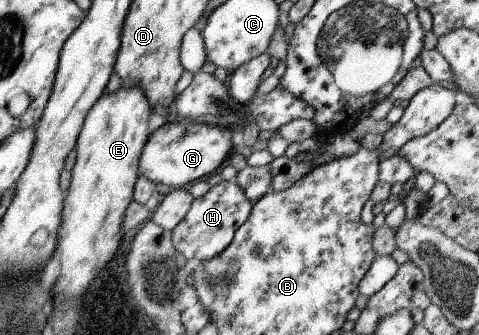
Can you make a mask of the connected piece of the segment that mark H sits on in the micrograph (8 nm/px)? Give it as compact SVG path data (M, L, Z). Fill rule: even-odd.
M223 180L218 186L210 187L203 197L194 199L187 215L172 229L172 242L178 252L184 254L186 259L210 260L218 256L232 241L238 227L249 217L253 202L234 180Z

